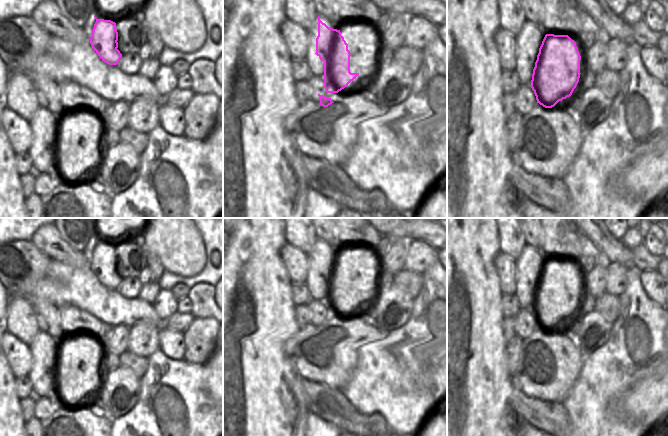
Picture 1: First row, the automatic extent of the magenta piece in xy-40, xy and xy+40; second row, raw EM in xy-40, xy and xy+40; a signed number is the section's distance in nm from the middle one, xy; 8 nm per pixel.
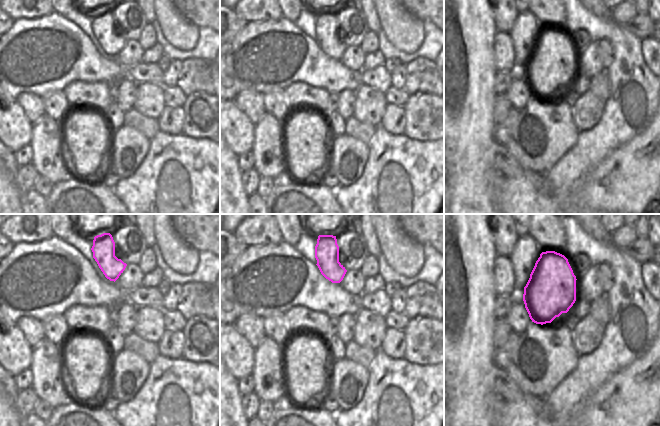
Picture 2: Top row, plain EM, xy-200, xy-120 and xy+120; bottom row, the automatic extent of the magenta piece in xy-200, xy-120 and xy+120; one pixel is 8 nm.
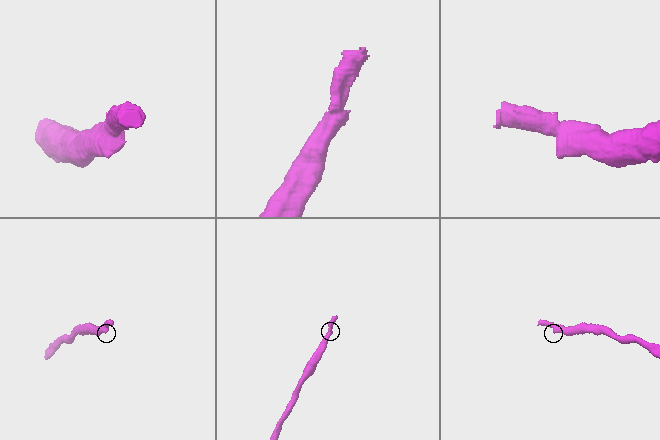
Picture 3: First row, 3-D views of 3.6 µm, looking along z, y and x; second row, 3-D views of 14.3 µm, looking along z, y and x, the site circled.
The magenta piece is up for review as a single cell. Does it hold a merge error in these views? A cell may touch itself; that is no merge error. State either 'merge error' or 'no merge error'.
merge error

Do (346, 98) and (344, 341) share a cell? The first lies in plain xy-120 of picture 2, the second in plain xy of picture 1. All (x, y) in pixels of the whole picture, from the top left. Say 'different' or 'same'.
same

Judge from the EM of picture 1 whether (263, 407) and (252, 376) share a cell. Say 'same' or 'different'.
different

